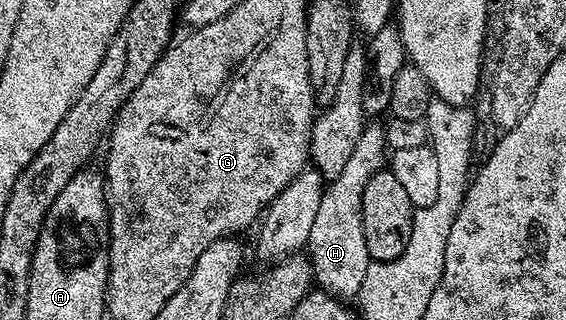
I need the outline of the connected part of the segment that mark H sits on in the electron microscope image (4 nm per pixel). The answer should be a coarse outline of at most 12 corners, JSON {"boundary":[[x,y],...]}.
{"boundary":[[366,125],[324,189],[305,247],[313,280],[358,297],[373,262],[361,198],[389,156]]}

